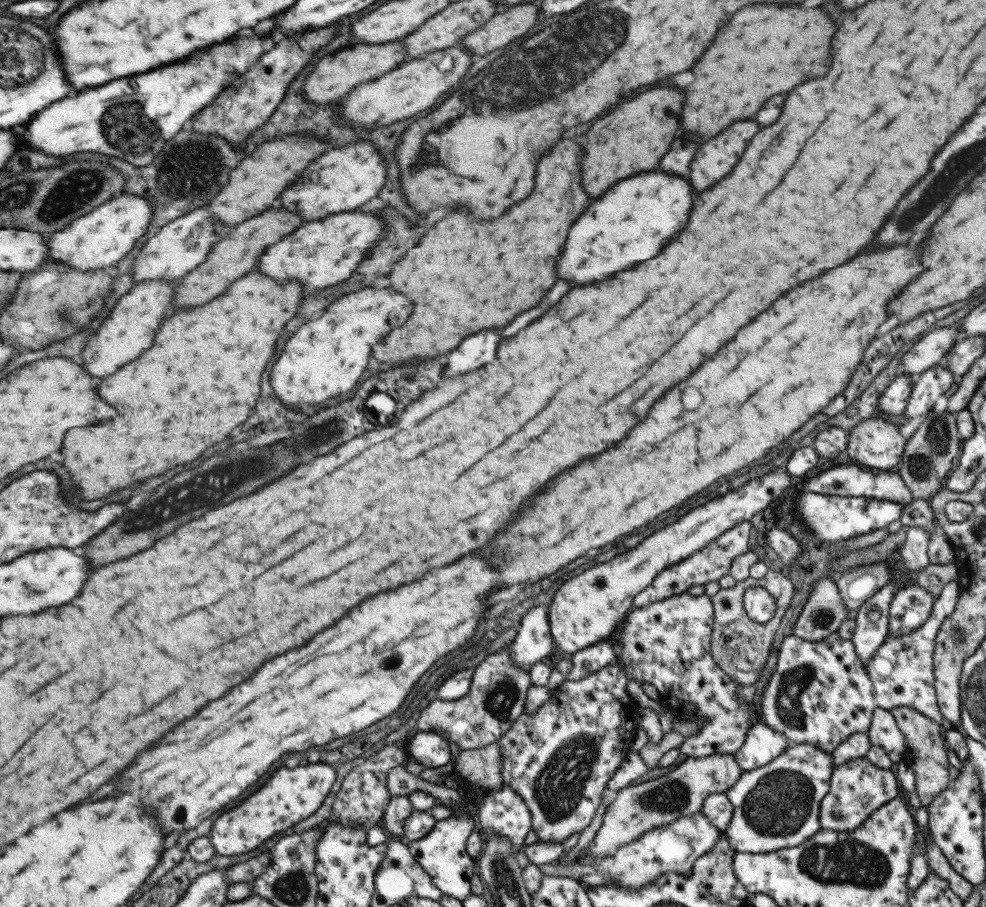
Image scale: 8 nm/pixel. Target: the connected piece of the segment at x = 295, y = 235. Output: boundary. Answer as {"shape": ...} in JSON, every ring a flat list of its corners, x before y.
{"shape":[[353,210,328,216,315,222,304,222,305,226,299,225,281,242,268,246,258,256,257,270,275,280,295,278,303,284,304,290,319,290,350,278,363,254,386,236,384,220,371,211]]}

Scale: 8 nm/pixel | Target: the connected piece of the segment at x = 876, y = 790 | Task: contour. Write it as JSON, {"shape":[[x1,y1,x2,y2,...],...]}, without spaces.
{"shape":[[864,756,832,768,828,791,819,803,819,827,825,831,853,831,879,806,897,796,897,780,889,769,877,768]]}

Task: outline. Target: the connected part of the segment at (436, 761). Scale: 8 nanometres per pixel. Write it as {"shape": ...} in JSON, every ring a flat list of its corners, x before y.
{"shape":[[416,731,408,738,407,752,408,758,426,768,437,768,450,762,449,747,437,732]]}

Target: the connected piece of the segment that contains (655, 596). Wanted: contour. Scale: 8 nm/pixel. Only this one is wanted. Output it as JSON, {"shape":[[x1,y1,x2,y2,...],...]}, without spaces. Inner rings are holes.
{"shape":[[743,521,736,524,733,528,722,532,721,536,715,538,715,541,707,543,702,550,691,554,688,558,672,566,663,568,663,570,653,578,651,585,643,588,641,592,638,592,638,594,633,597,632,610,643,608,643,606,647,606,647,604,651,604,651,602,661,602,661,600,665,600,665,598,669,598,674,594,682,593,691,585,703,586,708,582,717,582,723,575,727,575,731,562,736,557,748,551,747,543,751,523,752,521]]}

